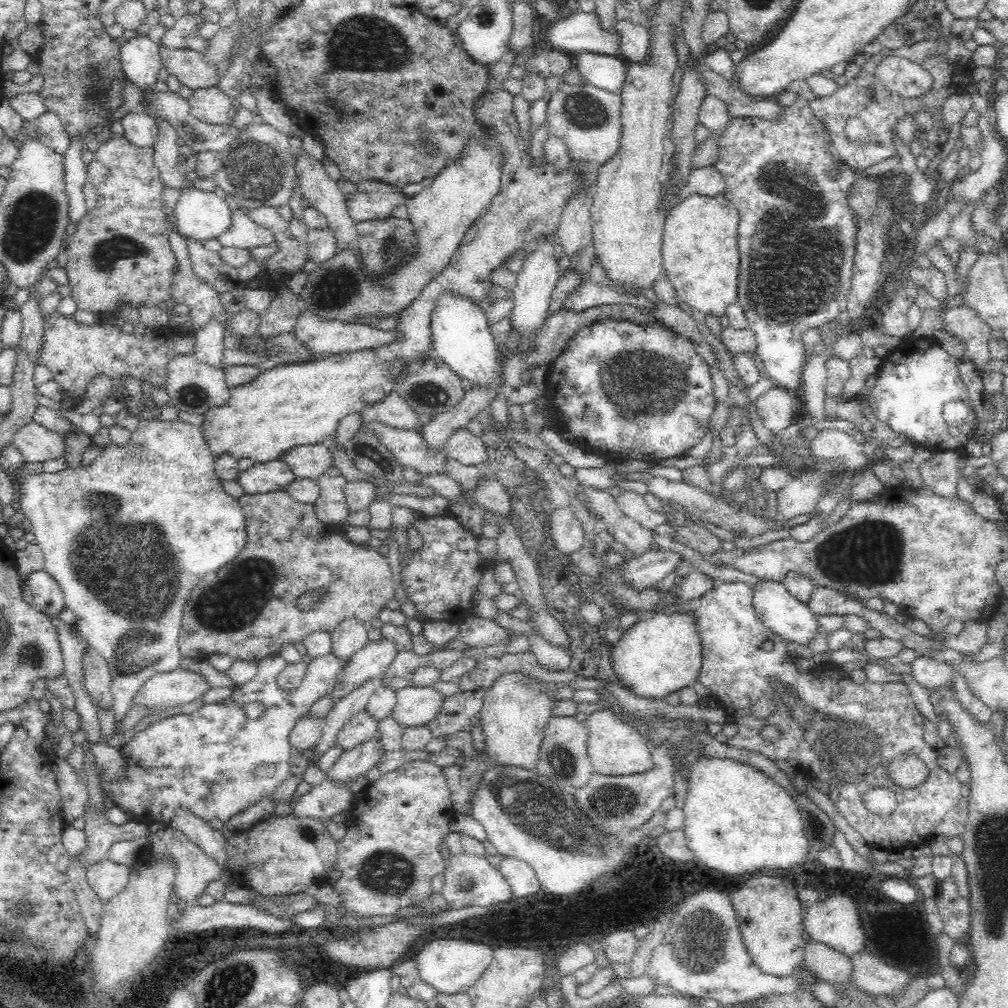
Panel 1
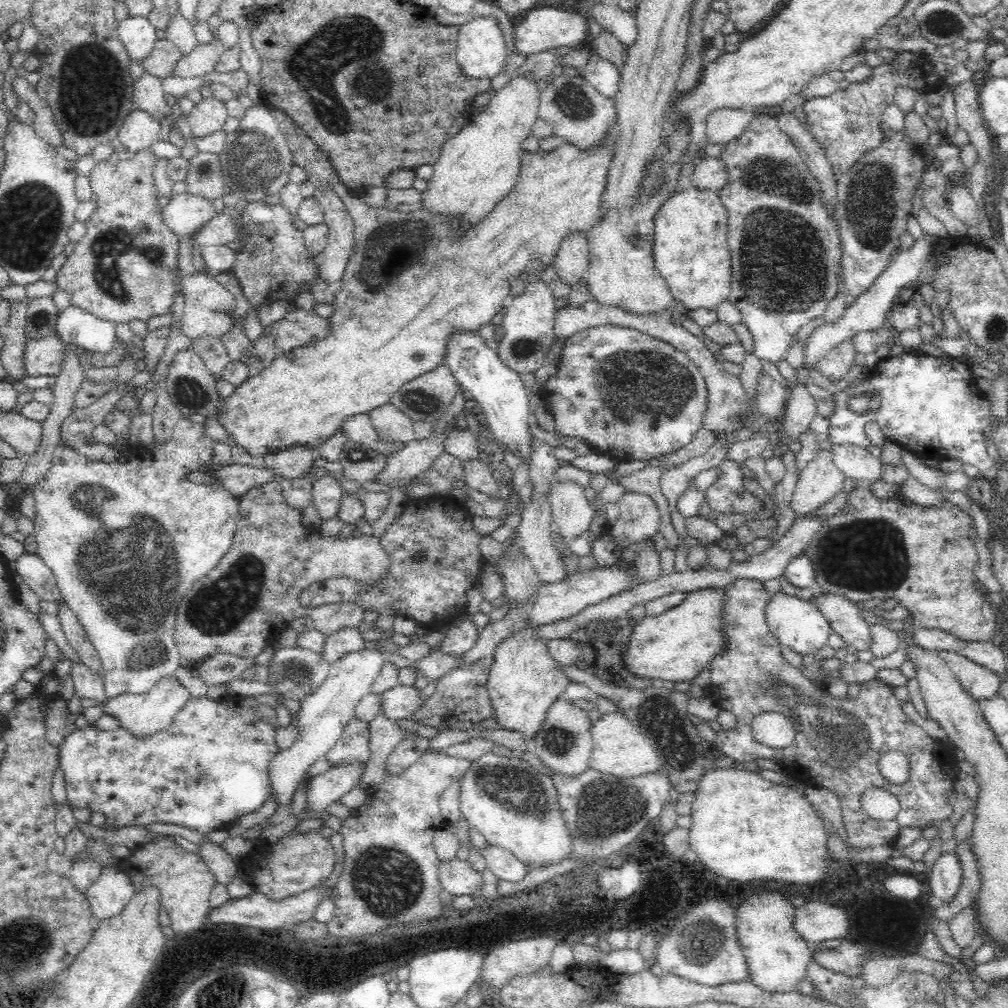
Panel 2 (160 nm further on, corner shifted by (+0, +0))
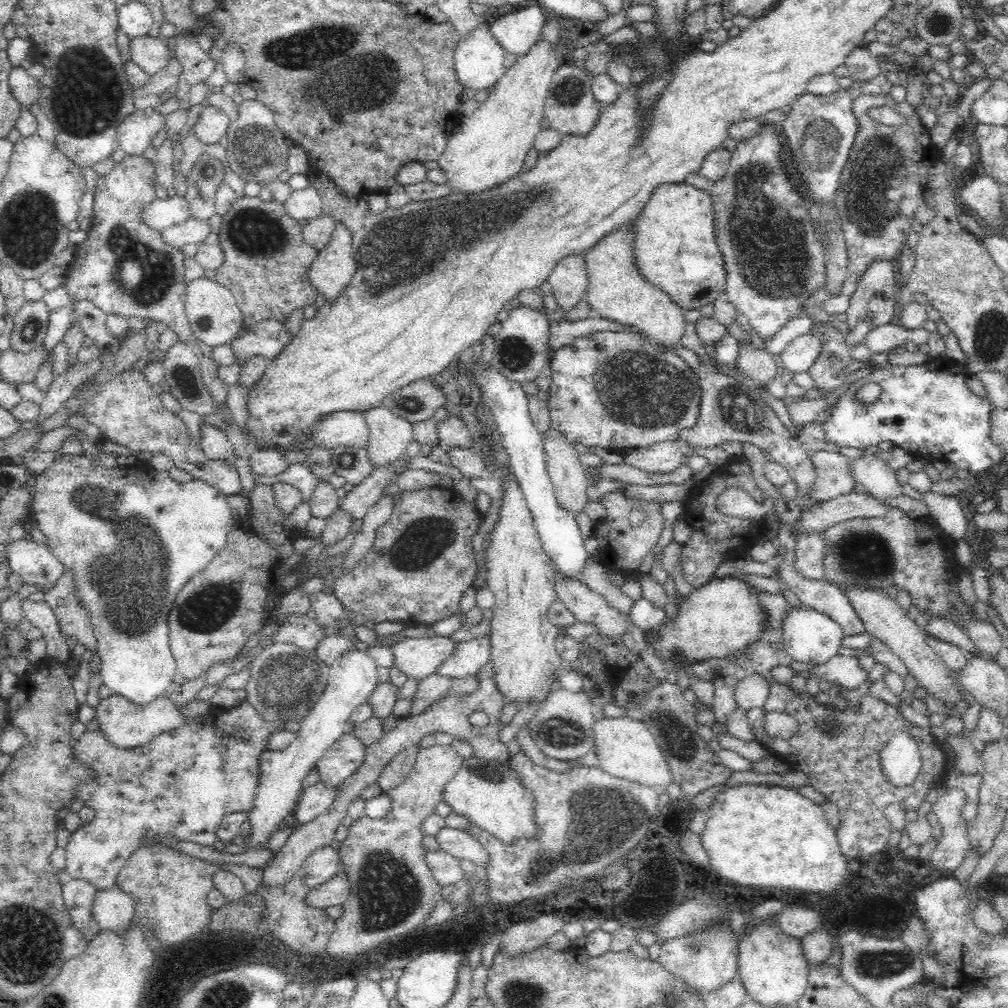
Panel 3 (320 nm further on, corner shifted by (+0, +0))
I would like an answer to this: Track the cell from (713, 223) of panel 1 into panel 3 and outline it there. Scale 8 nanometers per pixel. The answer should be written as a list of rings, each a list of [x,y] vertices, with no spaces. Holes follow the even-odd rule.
[[[684,181],[660,184],[629,223],[634,231],[636,269],[686,312],[724,297],[726,289],[724,259],[714,235],[714,209],[708,194]]]

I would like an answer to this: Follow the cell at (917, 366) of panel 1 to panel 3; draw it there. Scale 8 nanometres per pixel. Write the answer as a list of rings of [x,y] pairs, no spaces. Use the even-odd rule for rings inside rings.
[[[947,356],[929,358],[920,365],[878,366],[874,372],[850,383],[848,390],[833,404],[830,418],[823,423],[825,438],[828,443],[833,442],[838,446],[863,449],[886,440],[911,452],[915,457],[952,462],[957,470],[965,470],[968,474],[988,472],[1007,457],[989,435],[991,401],[987,397],[982,398],[970,392],[966,386],[968,374],[964,363]],[[870,383],[880,385],[880,396],[872,404],[865,404],[857,400],[855,394],[859,388]]]

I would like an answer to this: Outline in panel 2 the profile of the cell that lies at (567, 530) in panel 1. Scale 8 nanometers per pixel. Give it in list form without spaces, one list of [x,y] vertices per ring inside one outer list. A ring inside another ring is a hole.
[[[572,480],[556,481],[552,484],[550,497],[552,521],[555,527],[555,534],[561,539],[561,542],[572,540],[589,531],[589,527],[596,515],[591,507],[590,496],[590,492],[587,492]]]

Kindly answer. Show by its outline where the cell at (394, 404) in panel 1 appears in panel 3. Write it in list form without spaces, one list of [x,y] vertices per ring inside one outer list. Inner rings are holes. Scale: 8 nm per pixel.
[[[382,405],[362,413],[368,426],[365,449],[372,466],[383,467],[404,459],[404,453],[413,441],[412,423]]]

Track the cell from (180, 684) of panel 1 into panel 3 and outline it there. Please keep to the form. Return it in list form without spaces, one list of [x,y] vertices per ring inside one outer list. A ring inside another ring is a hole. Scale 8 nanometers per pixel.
[[[112,694],[101,698],[96,709],[98,731],[102,731],[106,741],[110,741],[110,744],[120,749],[144,746],[154,740],[155,736],[180,728],[188,720],[166,695],[142,707],[131,703],[122,695]]]

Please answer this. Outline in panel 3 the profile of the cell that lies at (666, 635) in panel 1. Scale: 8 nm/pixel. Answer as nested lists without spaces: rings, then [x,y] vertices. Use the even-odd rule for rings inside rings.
[[[738,576],[712,578],[682,601],[672,624],[665,622],[652,630],[645,636],[646,641],[662,656],[676,654],[680,664],[683,660],[694,663],[734,655],[754,644],[766,630],[767,614],[757,592]]]

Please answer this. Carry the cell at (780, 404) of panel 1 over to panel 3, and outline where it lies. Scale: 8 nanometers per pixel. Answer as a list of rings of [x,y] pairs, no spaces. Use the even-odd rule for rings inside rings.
[[[738,340],[738,358],[733,366],[741,369],[748,378],[754,380],[756,387],[765,387],[772,378],[777,377],[777,358],[774,354],[760,348],[755,348],[750,342],[739,342]]]

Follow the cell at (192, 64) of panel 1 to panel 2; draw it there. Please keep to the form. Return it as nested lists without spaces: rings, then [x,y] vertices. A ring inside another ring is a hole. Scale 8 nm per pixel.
[[[157,39],[150,55],[142,61],[142,67],[146,73],[166,79],[180,58],[183,58],[182,52],[174,44]]]

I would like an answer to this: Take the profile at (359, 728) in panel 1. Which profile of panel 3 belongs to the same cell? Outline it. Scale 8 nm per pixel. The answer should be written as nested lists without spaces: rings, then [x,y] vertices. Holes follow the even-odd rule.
[[[344,733],[316,760],[318,782],[338,787],[360,767],[364,754],[364,744],[360,739],[352,733]]]

